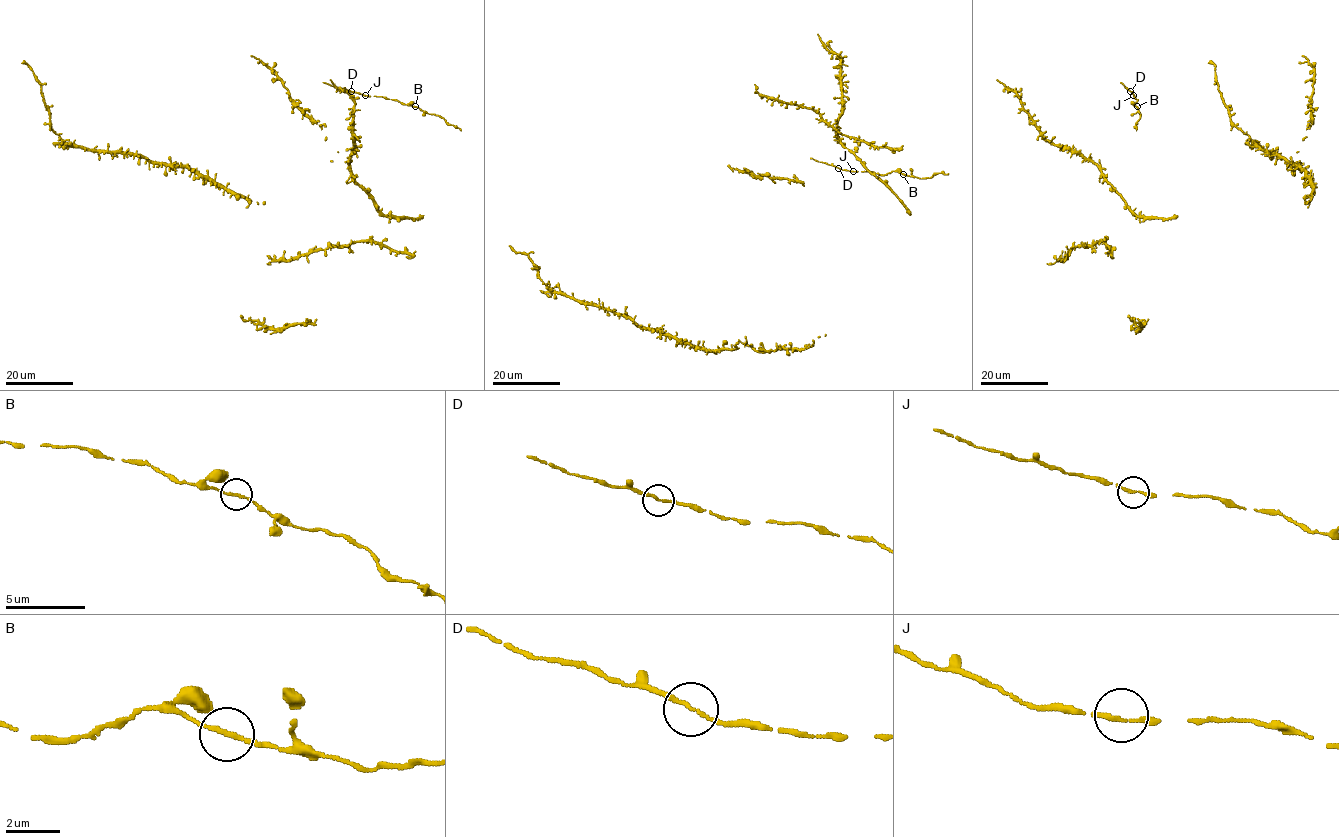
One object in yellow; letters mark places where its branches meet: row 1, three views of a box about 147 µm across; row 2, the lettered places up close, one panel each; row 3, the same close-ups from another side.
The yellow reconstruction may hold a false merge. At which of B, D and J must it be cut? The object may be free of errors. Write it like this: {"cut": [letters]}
{"cut": []}

